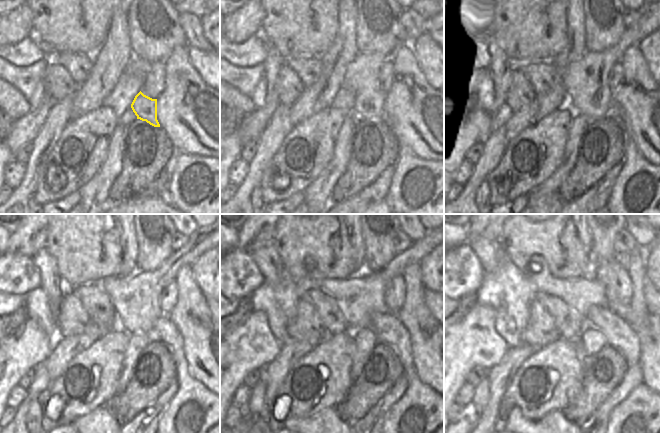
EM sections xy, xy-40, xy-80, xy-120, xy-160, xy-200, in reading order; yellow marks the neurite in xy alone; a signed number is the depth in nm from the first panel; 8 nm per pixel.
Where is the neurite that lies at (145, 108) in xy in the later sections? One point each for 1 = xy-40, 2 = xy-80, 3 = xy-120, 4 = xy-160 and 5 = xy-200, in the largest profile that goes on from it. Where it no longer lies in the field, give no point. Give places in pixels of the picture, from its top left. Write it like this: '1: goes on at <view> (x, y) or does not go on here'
1: goes on at xy-40 (369, 106)
2: goes on at xy-80 (579, 98)
3: goes on at xy-120 (130, 319)
4: goes on at xy-160 (351, 305)
5: goes on at xy-200 (566, 289)

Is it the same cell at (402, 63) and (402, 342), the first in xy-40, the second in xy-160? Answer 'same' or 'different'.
different

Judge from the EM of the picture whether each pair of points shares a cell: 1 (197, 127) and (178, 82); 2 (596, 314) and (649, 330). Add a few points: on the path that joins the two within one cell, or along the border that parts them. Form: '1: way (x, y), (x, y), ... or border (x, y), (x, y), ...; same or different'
1: way (194, 116), (182, 103), (181, 93); same
2: border (627, 322), (641, 345); different

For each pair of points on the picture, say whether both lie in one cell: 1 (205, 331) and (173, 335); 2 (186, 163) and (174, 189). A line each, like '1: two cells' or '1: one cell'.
1: two cells
2: one cell

